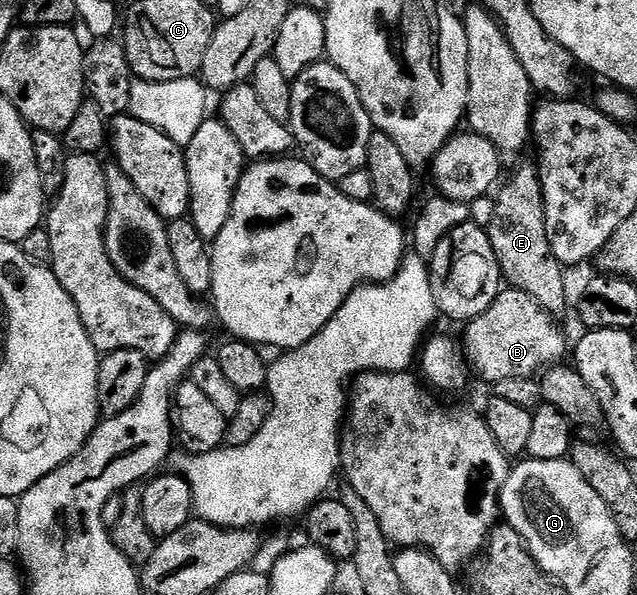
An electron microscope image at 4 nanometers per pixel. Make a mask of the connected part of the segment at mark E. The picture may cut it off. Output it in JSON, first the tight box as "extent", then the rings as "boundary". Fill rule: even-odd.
{"extent":[485,164,567,318],"boundary":[[[538,164],[519,165],[511,178],[502,182],[495,206],[491,209],[491,222],[485,228],[489,243],[497,255],[502,280],[512,289],[529,294],[552,317],[562,318],[567,309],[567,277],[565,267],[549,247],[549,231],[545,231],[545,195],[541,187]]]}

